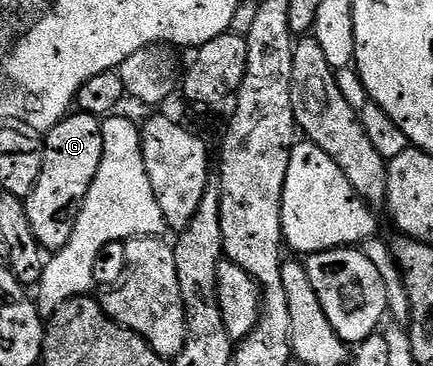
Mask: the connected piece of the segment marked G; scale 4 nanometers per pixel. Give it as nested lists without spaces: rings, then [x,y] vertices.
[[[73,111],[54,129],[44,134],[43,171],[39,171],[39,179],[29,196],[24,198],[24,202],[27,207],[27,219],[31,222],[31,231],[35,231],[35,239],[46,251],[60,251],[67,247],[67,239],[71,239],[71,231],[75,231],[79,211],[103,159],[101,123],[100,117]]]

